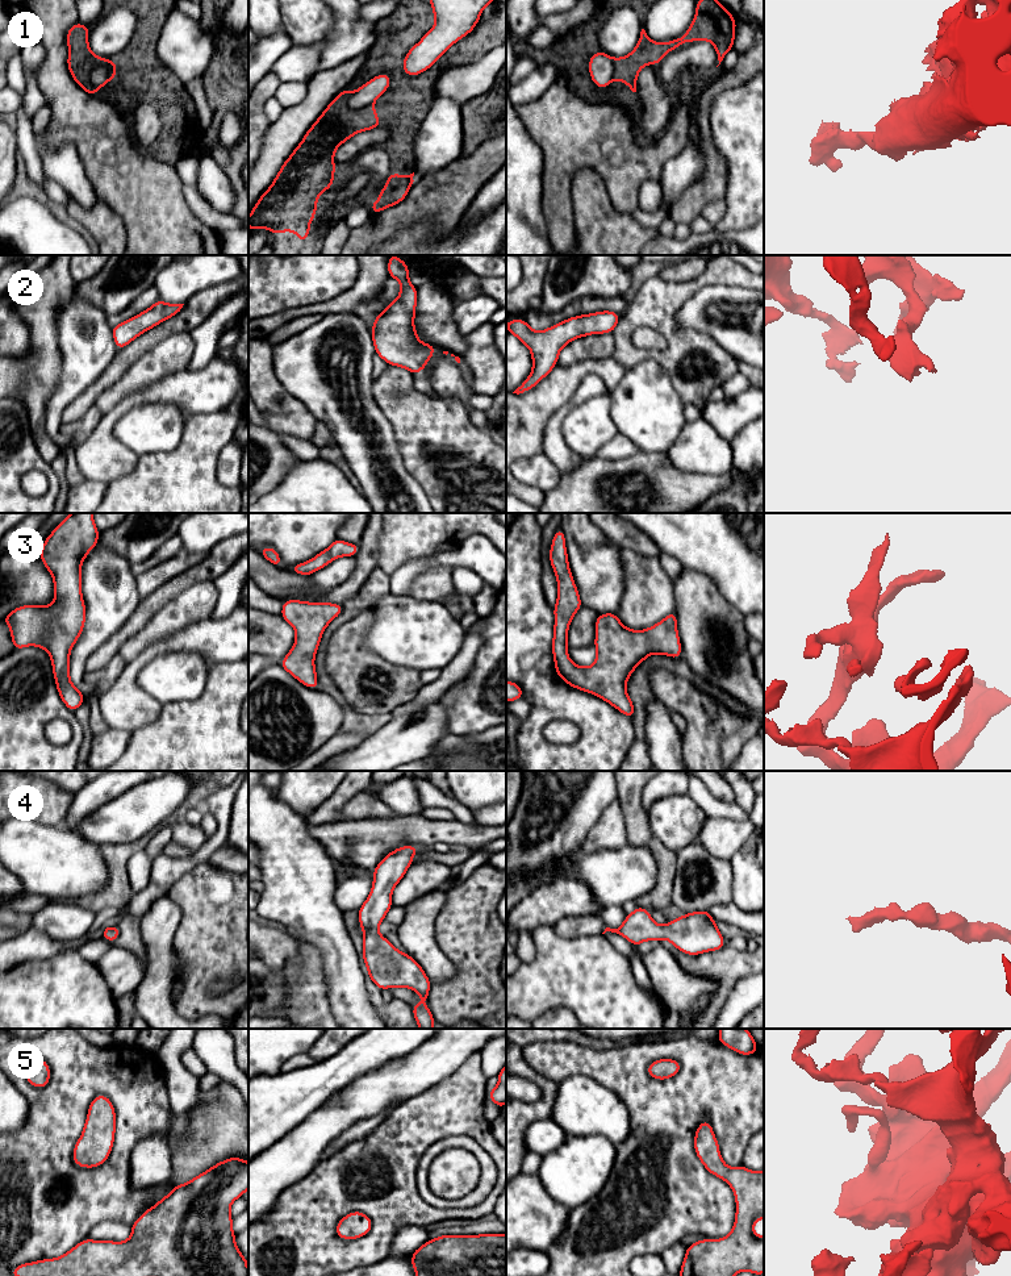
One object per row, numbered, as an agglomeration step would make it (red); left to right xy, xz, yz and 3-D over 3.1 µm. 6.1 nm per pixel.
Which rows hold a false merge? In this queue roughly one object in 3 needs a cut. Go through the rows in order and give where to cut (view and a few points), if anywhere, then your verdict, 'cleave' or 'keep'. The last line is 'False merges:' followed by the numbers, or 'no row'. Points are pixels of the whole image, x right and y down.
1: cut in xy along (103, 63), (92, 73), (92, 83), (96, 87); cleave
2: no cut; keep
3: no cut; keep
4: no cut; keep
5: no cut; keep
False merges: 1

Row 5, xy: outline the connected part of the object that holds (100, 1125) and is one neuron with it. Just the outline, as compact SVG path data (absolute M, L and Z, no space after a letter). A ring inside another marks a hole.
M96 1096L87 1114L83 1134L78 1139L72 1159L76 1166L93 1168L105 1163L110 1155L116 1131L116 1113L112 1101Z

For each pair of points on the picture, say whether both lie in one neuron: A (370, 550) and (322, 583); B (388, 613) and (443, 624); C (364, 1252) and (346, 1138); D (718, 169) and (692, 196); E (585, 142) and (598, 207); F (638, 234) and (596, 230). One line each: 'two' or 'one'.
A: two
B: one
C: two
D: one
E: two
F: one

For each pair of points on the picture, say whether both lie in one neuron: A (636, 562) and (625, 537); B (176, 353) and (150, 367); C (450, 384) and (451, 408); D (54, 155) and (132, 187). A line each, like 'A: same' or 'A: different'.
A: different
B: same
C: different
D: different

